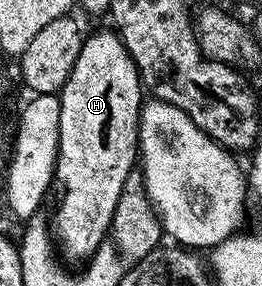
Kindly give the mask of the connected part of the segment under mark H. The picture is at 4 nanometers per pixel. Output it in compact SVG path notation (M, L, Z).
M100 30L97 34L88 34L84 39L82 48L78 52L78 60L66 80L66 84L60 89L59 97L61 104L61 116L58 121L60 129L60 146L57 148L55 185L60 185L60 203L56 206L56 228L55 235L60 238L63 254L68 258L76 260L86 260L93 256L107 239L112 229L112 217L115 214L115 206L118 204L119 196L122 195L123 185L126 184L127 176L134 170L138 162L138 131L140 128L140 108L142 105L142 79L135 66L134 59L129 56L128 50L124 46L124 41L119 33L111 34L108 30Z

